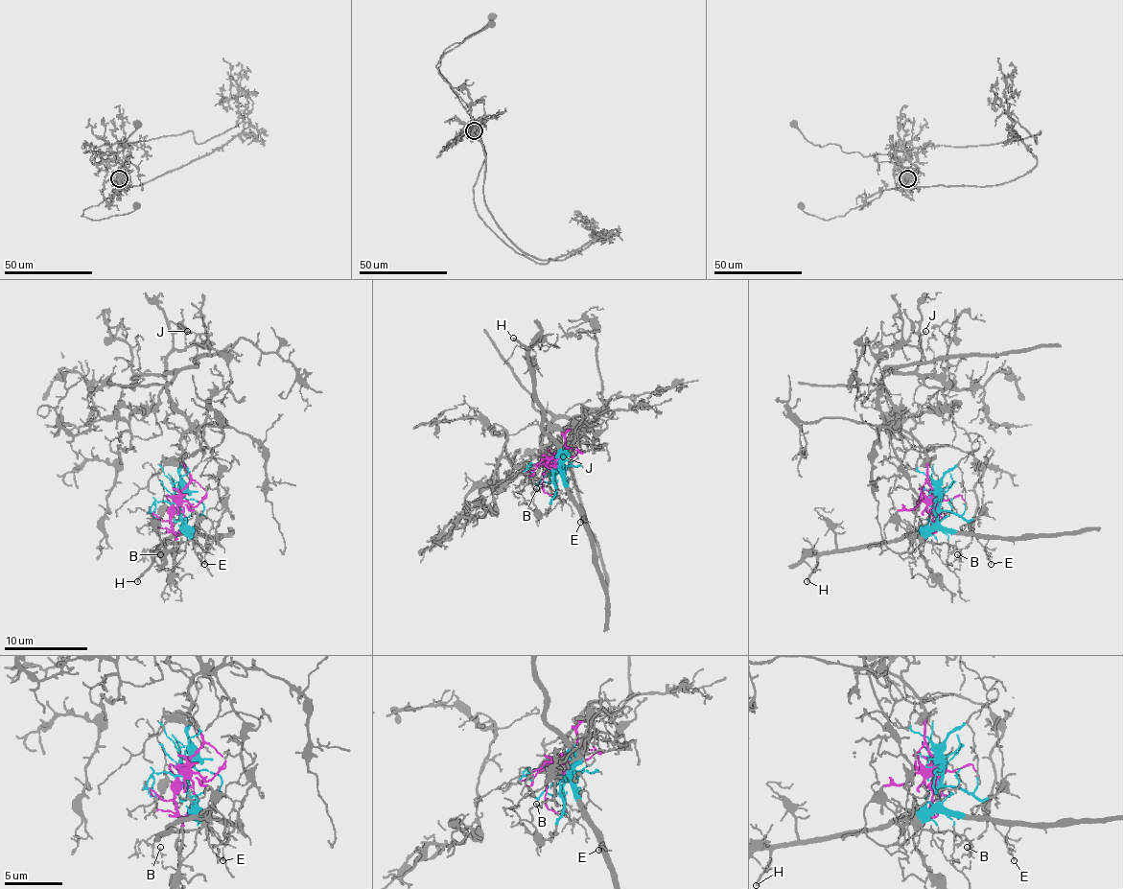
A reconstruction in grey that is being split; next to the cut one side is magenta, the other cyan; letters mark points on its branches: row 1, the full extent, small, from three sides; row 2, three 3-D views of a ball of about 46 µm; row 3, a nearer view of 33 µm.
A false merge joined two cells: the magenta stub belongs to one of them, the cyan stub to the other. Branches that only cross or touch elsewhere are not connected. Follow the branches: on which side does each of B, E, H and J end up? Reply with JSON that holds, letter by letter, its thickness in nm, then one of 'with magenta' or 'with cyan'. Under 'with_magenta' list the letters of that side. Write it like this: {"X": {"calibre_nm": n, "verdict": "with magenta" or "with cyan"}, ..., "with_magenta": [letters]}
{"B": {"calibre_nm": 140, "verdict": "with cyan"}, "E": {"calibre_nm": 90, "verdict": "with cyan"}, "H": {"calibre_nm": 220, "verdict": "with cyan"}, "J": {"calibre_nm": 150, "verdict": "with magenta"}, "with_magenta": ["J"]}

